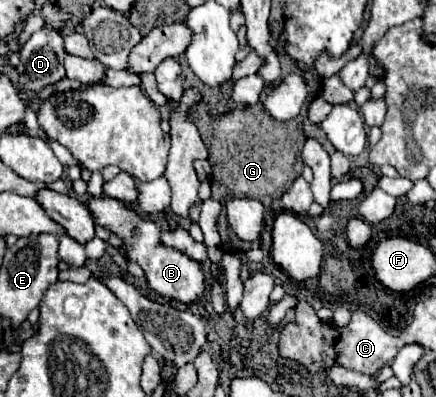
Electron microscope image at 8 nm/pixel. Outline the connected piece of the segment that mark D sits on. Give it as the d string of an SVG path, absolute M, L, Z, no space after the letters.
M42 27L36 31L20 51L18 85L24 91L38 93L46 85L58 83L64 73L64 41L56 29Z

